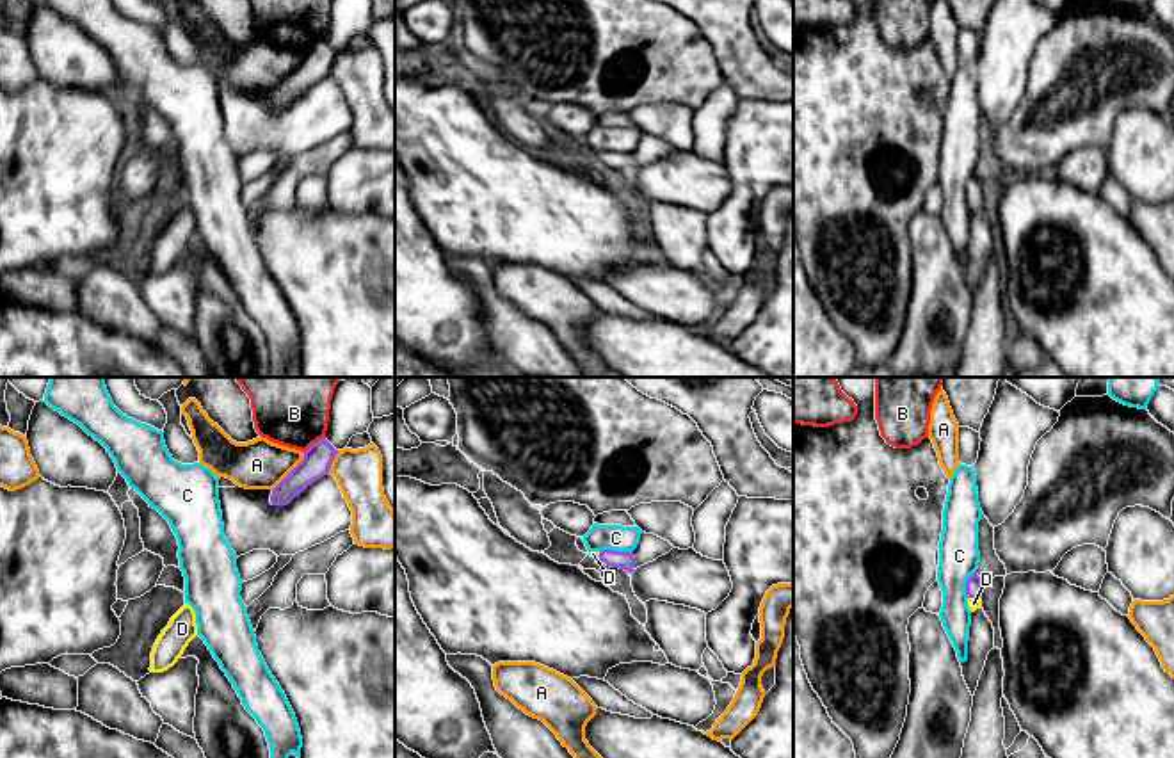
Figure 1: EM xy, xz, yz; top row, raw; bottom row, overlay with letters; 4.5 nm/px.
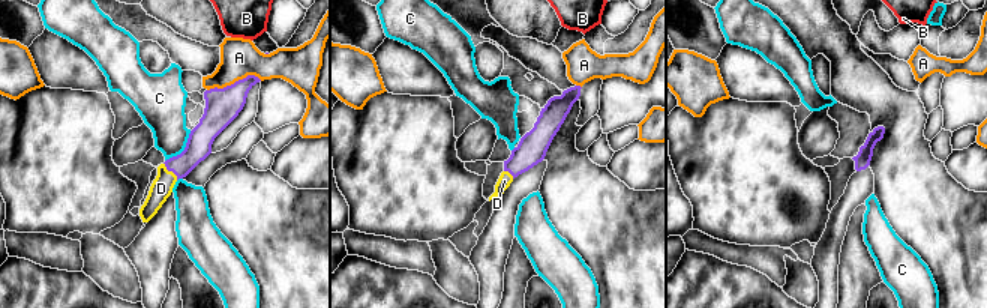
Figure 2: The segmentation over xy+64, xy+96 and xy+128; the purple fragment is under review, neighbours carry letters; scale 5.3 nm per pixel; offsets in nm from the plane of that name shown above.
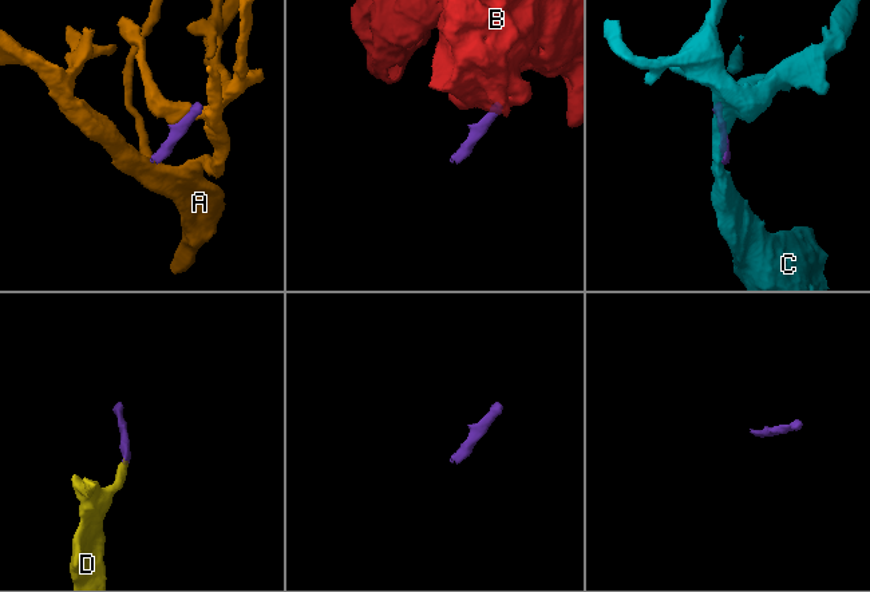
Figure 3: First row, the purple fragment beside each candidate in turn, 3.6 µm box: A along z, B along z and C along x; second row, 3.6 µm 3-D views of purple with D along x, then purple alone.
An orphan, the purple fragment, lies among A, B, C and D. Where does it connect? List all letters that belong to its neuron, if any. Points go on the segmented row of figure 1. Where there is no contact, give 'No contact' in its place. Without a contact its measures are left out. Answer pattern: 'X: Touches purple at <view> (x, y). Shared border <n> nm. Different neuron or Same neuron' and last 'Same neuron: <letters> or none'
A: Touches purple at xy (290, 472). Shared border 220 nm. Different neuron
B: Touches purple at xy (313, 443). Shared border 120 nm. Different neuron
C: Touches purple at xz (616, 552). Shared border 150 nm. Different neuron
D: Touches purple at yz (975, 596). Shared border 60 nm. Same neuron
Same neuron: D

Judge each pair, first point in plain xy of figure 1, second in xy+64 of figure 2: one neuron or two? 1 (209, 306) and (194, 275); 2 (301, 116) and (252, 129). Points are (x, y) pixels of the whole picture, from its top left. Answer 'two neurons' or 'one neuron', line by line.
1: one neuron
2: two neurons

